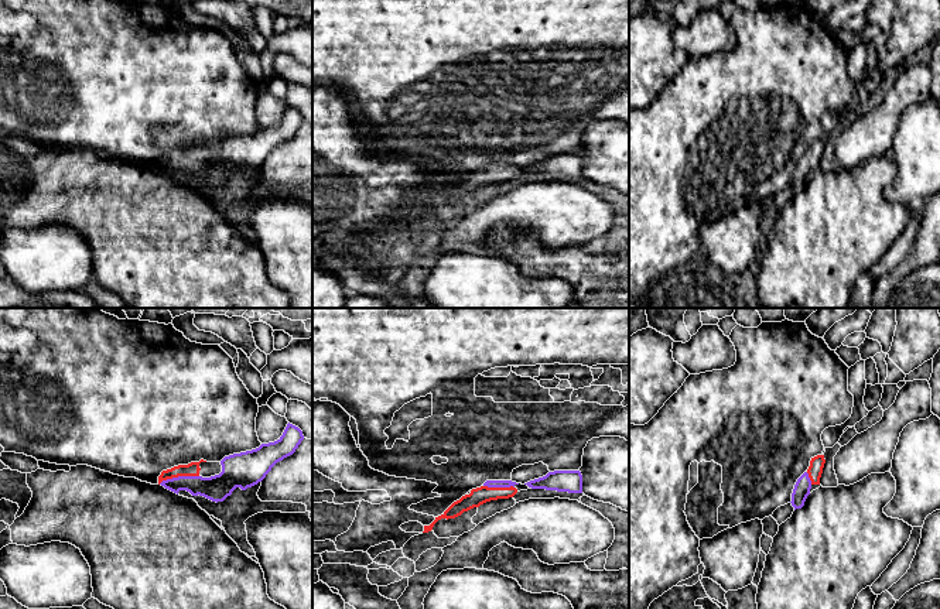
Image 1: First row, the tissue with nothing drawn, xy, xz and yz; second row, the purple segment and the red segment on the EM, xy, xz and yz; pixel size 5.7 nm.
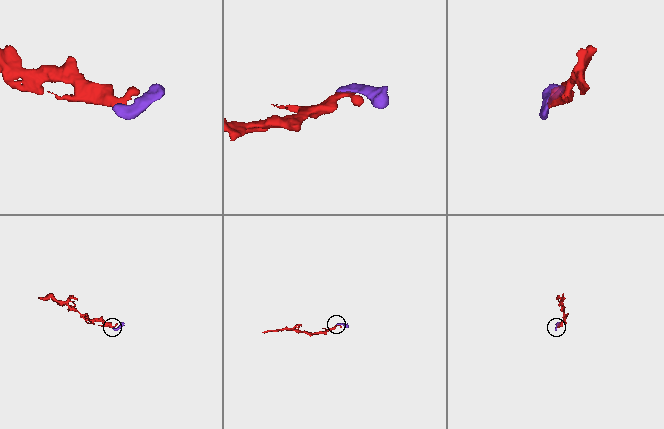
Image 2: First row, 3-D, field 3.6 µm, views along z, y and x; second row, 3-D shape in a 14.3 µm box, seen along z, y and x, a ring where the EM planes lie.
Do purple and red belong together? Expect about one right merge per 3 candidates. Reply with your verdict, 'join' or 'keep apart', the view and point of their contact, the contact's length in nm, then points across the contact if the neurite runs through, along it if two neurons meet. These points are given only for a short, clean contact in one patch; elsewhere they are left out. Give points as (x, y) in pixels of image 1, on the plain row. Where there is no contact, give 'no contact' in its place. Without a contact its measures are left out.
join; contact xy (178, 160); length 240 nm; way xy (216, 171), (195, 168), (178, 160), (191, 153)

